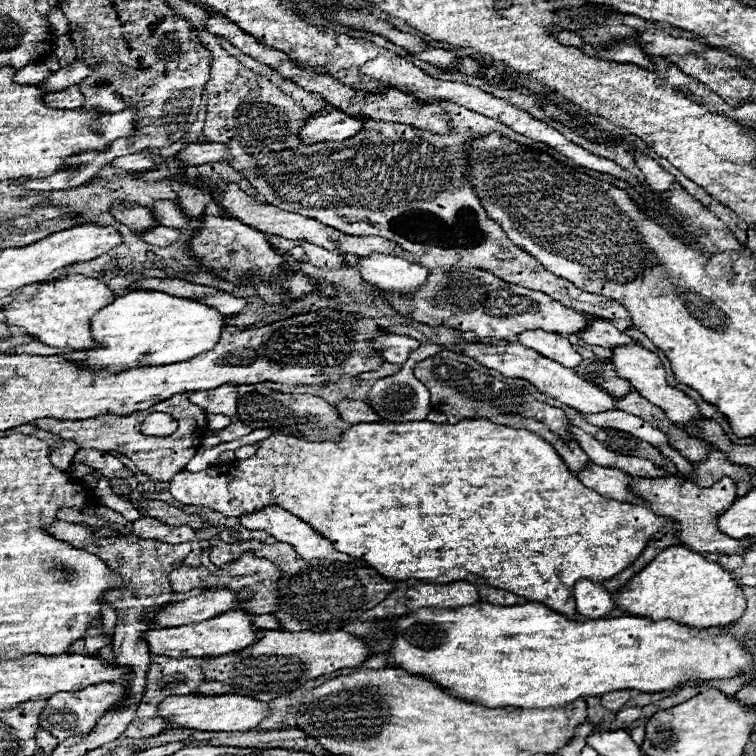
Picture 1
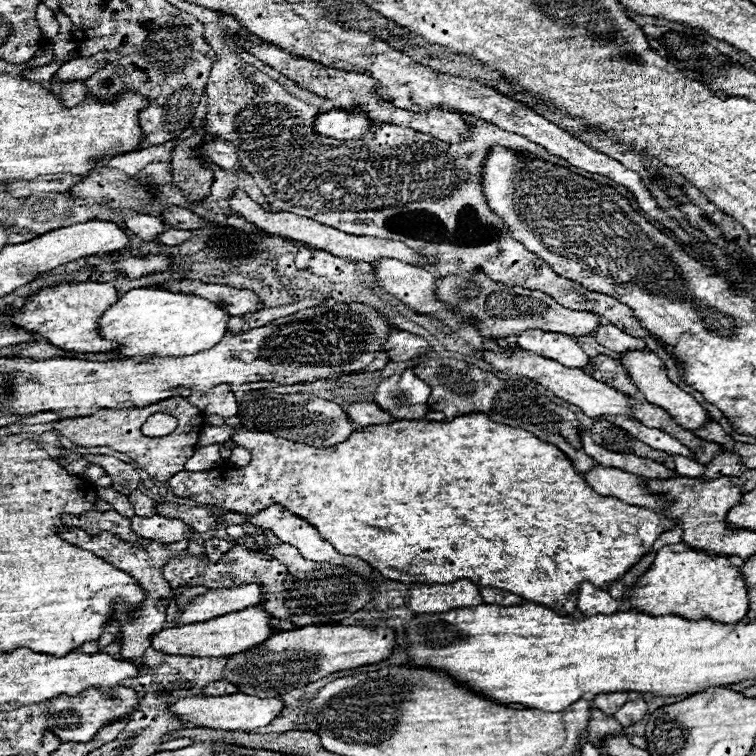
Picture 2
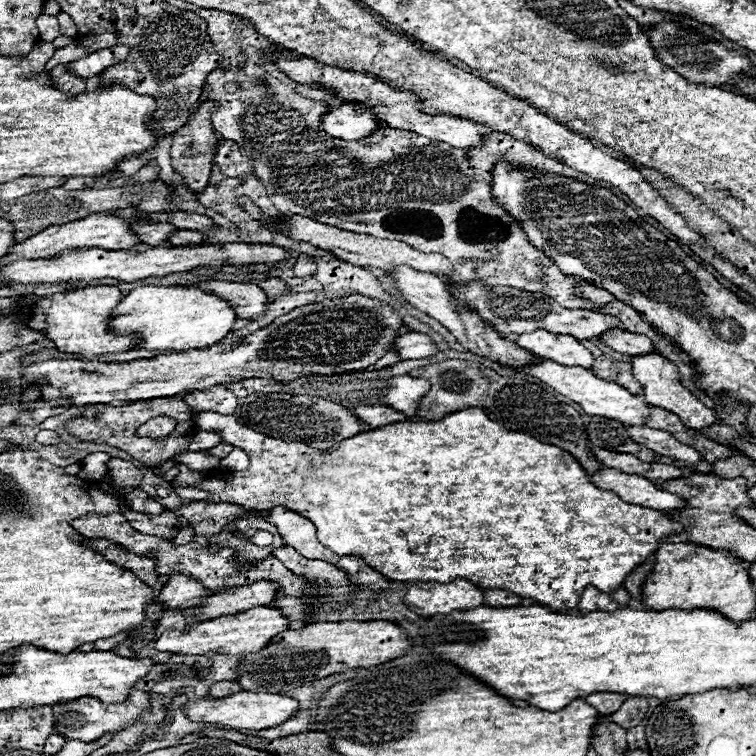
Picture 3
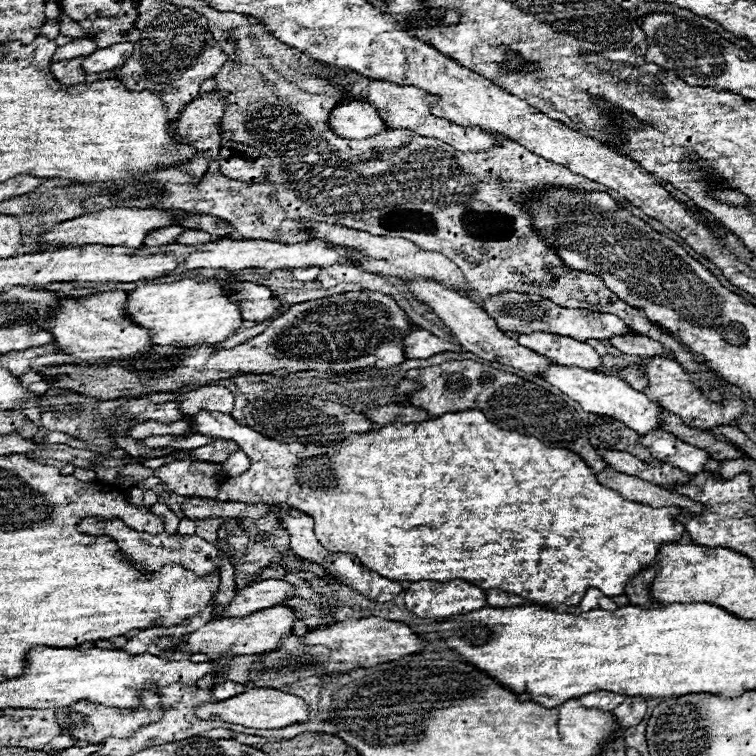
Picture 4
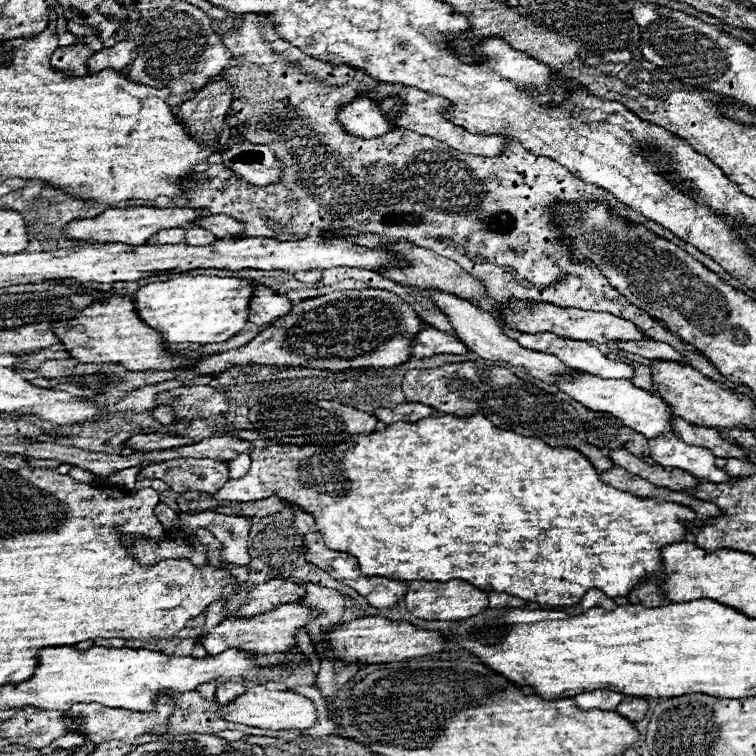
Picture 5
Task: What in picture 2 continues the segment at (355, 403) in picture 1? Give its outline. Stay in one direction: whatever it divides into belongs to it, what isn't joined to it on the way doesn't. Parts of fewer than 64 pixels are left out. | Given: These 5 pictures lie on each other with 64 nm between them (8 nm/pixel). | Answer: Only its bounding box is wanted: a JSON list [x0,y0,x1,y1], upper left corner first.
[346,404,394,426]

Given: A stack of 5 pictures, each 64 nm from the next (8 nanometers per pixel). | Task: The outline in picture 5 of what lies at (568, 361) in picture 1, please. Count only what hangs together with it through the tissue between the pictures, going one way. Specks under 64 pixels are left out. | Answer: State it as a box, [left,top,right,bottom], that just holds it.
[518,332,634,380]

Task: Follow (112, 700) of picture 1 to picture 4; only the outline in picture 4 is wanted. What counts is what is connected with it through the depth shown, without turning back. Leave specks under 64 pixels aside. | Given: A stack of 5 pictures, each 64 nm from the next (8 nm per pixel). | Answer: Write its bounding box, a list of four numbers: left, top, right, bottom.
[58,692,164,744]

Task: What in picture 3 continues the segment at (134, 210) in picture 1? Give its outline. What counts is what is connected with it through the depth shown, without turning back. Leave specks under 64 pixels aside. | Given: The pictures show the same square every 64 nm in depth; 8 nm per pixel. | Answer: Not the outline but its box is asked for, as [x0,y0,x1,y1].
[136,222,178,246]

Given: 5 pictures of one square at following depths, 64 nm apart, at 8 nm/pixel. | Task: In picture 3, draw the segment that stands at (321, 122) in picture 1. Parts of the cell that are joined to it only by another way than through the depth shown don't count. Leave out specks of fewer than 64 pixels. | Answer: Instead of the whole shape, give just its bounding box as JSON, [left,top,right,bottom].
[320,102,380,140]

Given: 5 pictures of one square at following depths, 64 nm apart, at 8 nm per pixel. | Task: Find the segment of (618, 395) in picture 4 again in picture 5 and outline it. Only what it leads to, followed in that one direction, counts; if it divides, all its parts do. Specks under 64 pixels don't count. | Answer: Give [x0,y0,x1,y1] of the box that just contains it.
[556,374,674,438]

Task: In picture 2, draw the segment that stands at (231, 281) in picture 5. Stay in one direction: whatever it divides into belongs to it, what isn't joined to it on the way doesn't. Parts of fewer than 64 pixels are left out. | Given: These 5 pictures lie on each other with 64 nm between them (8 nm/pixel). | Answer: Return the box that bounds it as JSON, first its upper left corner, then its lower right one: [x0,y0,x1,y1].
[100,288,230,360]

